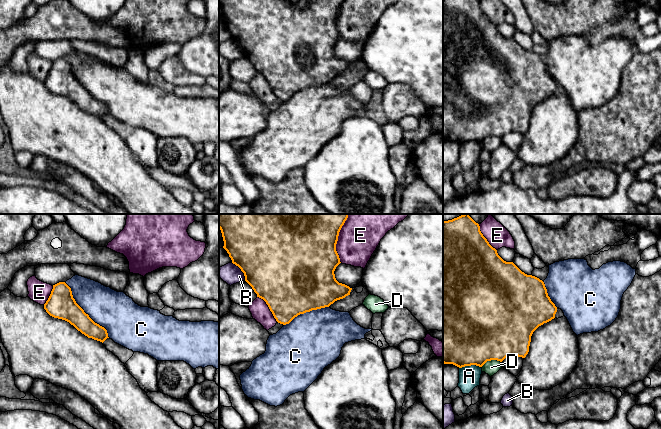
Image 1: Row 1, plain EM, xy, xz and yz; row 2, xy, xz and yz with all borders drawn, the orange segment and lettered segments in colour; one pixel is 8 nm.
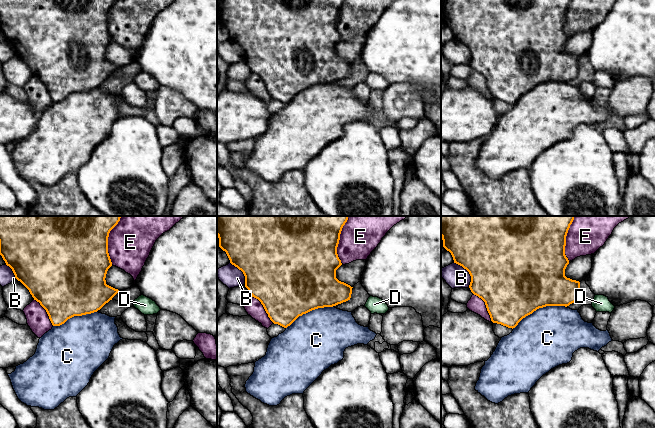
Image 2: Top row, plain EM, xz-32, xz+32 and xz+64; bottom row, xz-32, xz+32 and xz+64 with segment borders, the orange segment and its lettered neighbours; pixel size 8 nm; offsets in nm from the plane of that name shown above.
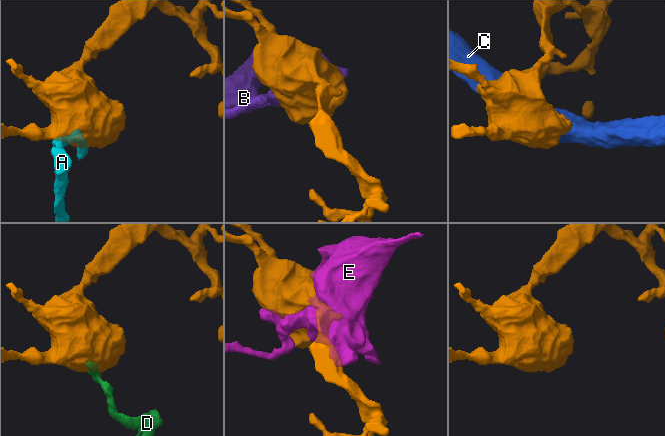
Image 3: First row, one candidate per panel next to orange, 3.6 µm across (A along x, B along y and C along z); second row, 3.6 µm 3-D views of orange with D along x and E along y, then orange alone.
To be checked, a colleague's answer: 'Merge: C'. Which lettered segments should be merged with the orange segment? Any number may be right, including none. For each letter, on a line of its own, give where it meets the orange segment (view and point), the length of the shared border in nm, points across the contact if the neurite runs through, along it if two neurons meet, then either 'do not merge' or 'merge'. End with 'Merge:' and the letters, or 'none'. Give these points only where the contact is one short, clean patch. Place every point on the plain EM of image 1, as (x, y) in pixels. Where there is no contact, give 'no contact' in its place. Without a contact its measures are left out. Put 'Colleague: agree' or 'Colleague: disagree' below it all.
A: contact yz (469, 141); length 180 nm; do not merge
B: contact xz (241, 46); length 190 nm; border xz (232, 38), (243, 49), (245, 56); do not merge
C: contact xy (83, 87); length 600 nm; merge
D: contact yz (490, 136); length 170 nm; do not merge
E: contact xz (336, 19); length 320 nm; do not merge
Merge: C
Colleague: agree

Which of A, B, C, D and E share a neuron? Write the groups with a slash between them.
A / B / C / D / E

